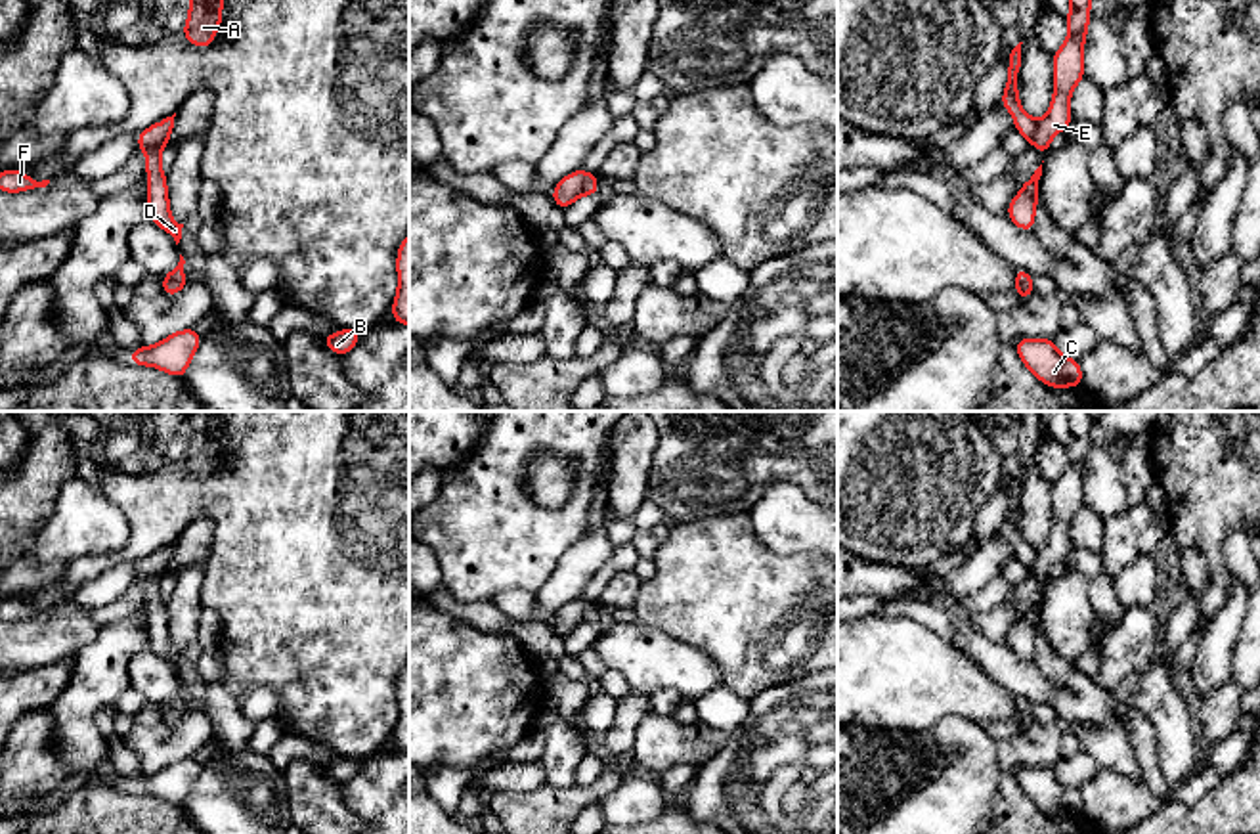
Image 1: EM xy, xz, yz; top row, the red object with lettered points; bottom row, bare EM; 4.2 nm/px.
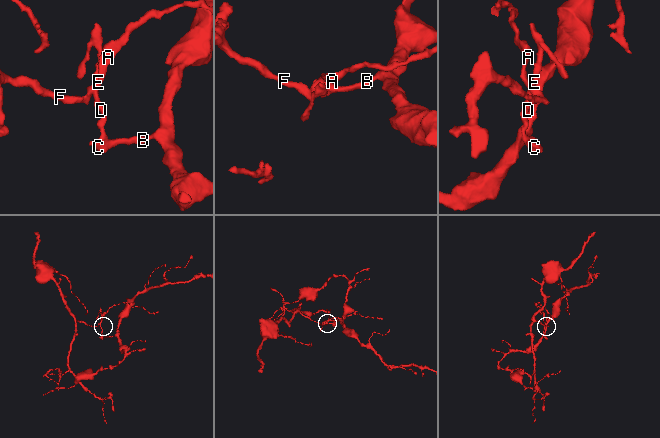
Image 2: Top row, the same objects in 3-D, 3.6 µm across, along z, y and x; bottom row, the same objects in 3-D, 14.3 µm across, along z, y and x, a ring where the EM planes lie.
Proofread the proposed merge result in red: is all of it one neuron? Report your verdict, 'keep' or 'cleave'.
cleave

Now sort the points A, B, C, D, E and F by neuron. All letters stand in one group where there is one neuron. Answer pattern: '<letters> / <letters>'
A F / B C D E

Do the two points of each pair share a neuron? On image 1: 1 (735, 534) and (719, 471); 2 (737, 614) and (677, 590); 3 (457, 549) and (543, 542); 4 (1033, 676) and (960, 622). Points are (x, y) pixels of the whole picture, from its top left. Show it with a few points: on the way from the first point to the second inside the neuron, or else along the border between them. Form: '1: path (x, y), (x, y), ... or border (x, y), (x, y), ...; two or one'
1: border (748, 511), (698, 517), (687, 523); two
2: path (721, 599), (714, 592), (693, 592); one
3: path (478, 542), (522, 542); one
4: path (1014, 674), (976, 641); one

